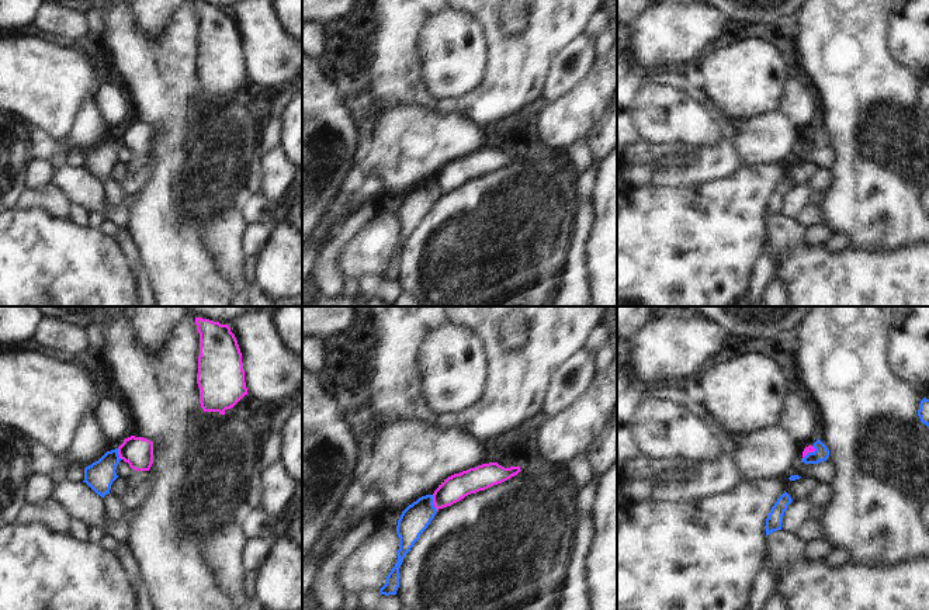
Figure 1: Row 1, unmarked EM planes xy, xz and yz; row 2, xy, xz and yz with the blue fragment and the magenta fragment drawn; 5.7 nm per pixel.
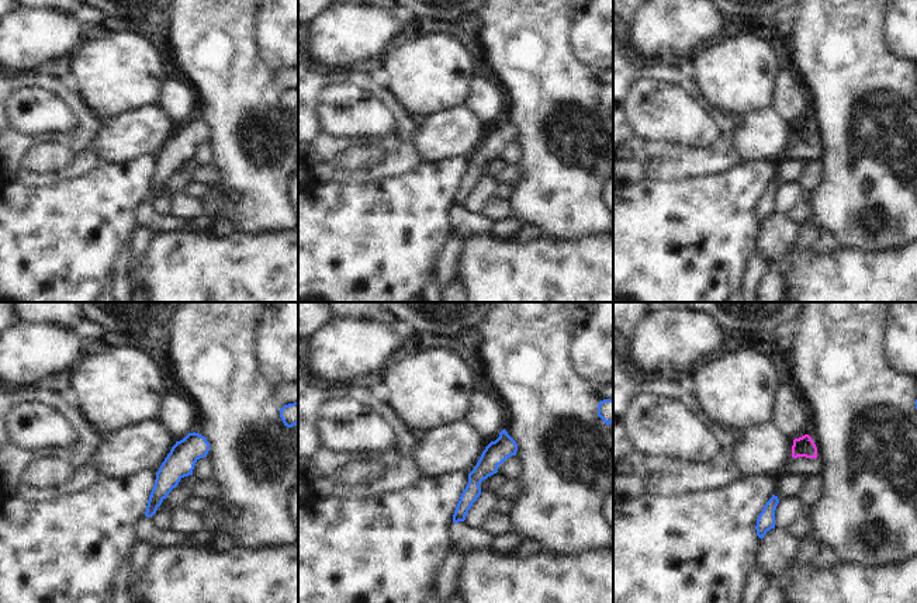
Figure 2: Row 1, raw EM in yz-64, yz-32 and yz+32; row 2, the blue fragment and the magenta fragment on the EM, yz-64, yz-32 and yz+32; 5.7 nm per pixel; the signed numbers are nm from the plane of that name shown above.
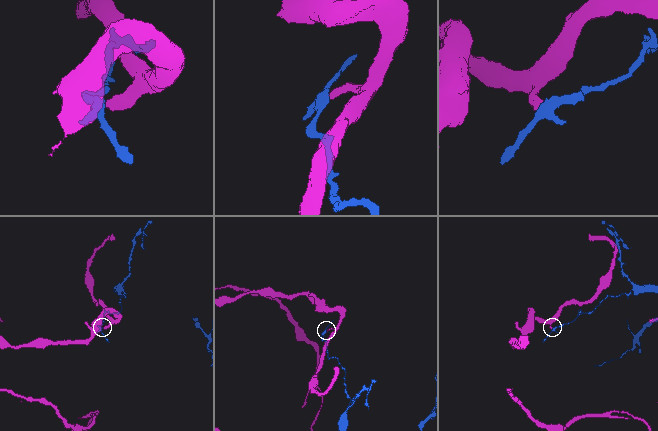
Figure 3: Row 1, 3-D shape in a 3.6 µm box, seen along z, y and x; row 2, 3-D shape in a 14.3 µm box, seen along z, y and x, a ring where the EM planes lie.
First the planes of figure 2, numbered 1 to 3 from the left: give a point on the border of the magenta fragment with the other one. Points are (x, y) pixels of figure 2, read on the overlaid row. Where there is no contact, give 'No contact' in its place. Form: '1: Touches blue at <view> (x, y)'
1: No contact
2: No contact
3: No contact.

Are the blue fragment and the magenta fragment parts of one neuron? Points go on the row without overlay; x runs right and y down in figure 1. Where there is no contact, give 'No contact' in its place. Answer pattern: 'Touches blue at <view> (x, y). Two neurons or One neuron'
Touches blue at xz (432, 187). Two neurons.

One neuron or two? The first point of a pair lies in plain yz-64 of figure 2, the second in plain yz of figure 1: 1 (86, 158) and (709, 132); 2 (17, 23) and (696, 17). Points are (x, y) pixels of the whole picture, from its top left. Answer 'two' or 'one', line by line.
1: two
2: one

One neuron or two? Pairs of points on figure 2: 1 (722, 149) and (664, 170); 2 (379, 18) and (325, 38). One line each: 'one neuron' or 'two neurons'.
1: one neuron
2: one neuron

